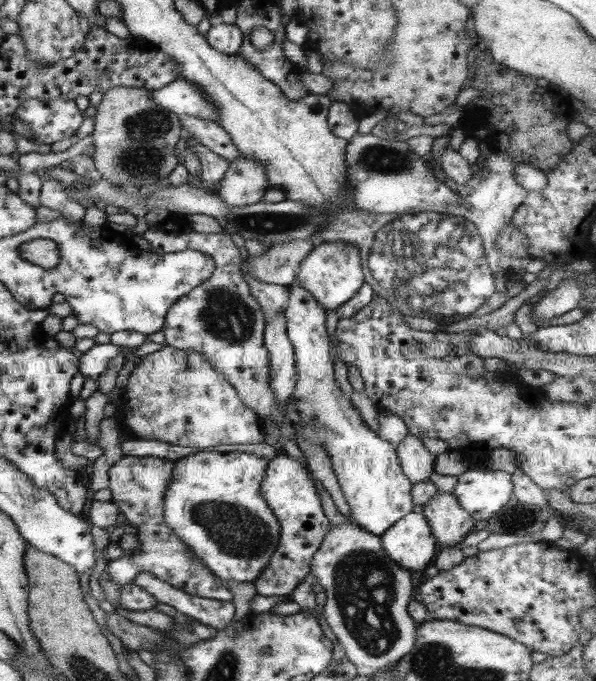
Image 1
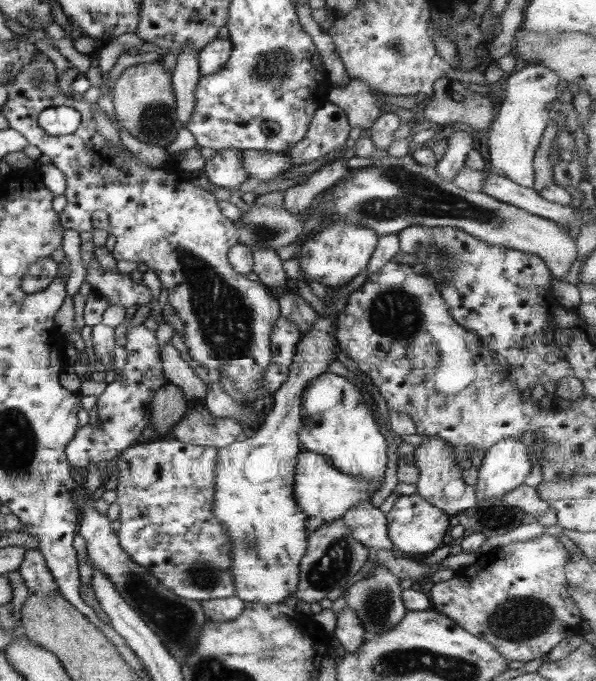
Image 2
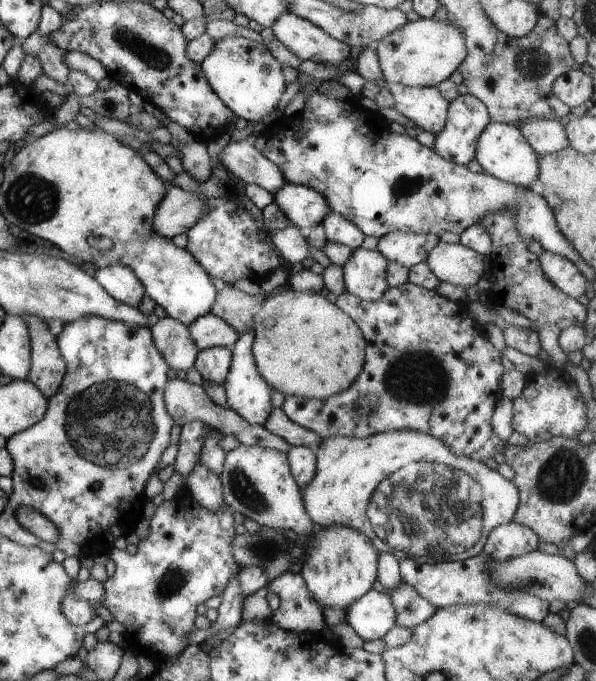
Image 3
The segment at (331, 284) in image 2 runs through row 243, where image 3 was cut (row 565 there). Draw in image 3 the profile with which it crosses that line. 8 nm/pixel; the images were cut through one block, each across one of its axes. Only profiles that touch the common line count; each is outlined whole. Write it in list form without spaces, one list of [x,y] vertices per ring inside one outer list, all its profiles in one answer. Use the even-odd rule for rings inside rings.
[[[320,526],[320,530],[311,535],[312,538],[307,539],[312,550],[304,564],[300,565],[299,574],[321,608],[338,606],[346,609],[372,589],[372,583],[377,579],[379,551],[362,532],[348,526]]]

